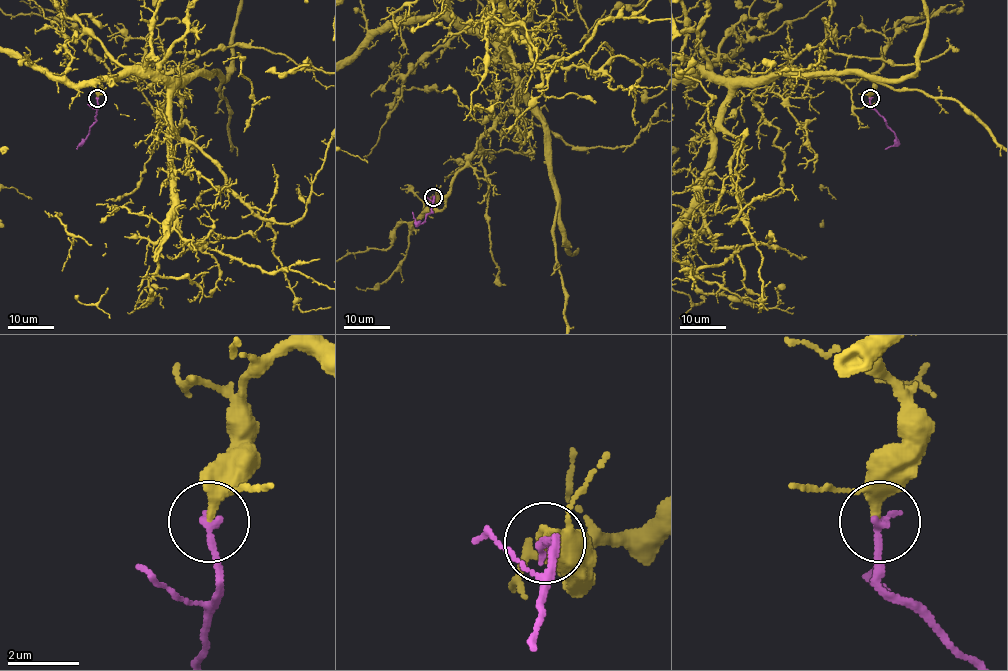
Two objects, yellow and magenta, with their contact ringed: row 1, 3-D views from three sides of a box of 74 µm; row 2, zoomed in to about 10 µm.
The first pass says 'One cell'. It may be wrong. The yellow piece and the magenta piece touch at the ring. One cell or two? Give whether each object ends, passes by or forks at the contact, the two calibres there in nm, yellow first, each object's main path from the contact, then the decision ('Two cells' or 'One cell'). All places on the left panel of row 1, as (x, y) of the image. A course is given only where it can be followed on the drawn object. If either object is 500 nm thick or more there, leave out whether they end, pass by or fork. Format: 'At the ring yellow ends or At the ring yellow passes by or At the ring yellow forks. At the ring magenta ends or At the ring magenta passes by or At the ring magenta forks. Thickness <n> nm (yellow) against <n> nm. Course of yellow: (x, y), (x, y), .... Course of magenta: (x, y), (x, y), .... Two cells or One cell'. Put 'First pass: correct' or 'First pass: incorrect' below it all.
At the ring yellow passes by. At the ring magenta ends. Thickness 280 nm (yellow) against 280 nm. Course of magenta: (96, 99), (95, 122), (77, 148). One cell
First pass: correct

